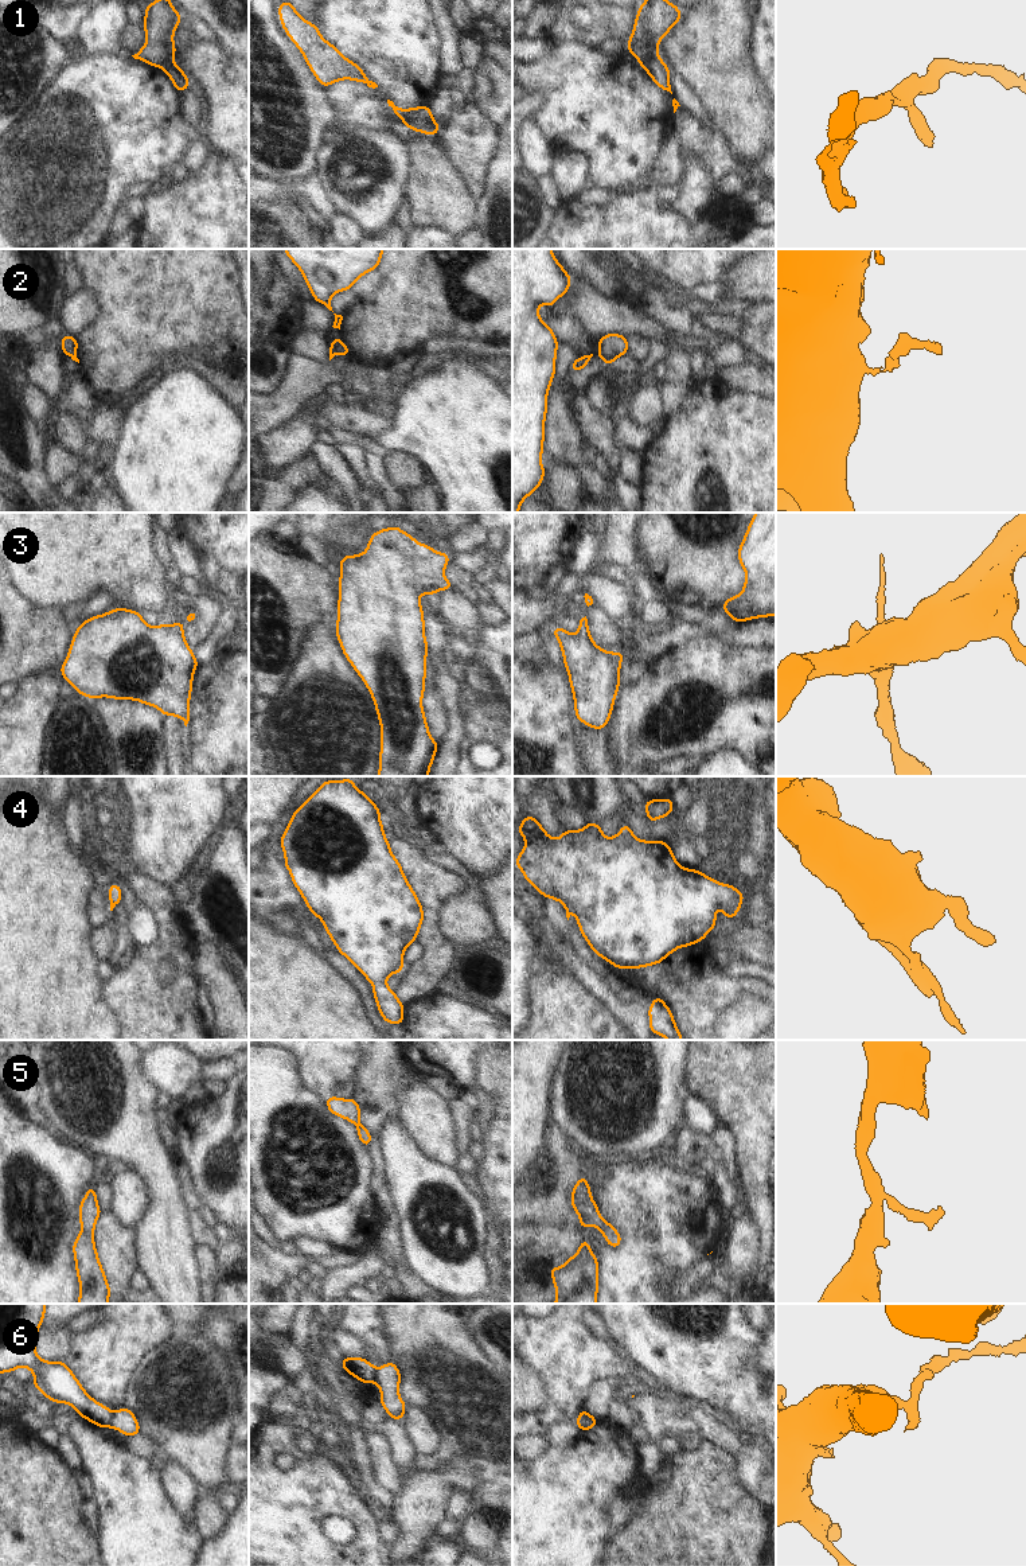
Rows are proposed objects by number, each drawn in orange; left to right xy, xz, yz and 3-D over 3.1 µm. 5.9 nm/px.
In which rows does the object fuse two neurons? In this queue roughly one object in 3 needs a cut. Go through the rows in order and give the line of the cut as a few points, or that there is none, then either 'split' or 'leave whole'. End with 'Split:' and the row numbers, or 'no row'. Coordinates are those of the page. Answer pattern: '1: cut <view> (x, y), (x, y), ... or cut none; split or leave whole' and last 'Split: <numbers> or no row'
1: cut yz (656, 53), (643, 66); split
2: cut yz (600, 355), (613, 359); split
3: cut none; leave whole
4: cut none; leave whole
5: cut none; leave whole
6: cut xz (377, 1368), (373, 1381); split
Split: 1, 2, 6

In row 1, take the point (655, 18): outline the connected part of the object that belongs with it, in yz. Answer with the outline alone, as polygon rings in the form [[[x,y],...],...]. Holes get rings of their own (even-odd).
[[[645,0],[639,7],[627,52],[633,54],[639,66],[644,67],[647,61],[658,54],[659,42],[682,16],[679,8],[667,0]]]

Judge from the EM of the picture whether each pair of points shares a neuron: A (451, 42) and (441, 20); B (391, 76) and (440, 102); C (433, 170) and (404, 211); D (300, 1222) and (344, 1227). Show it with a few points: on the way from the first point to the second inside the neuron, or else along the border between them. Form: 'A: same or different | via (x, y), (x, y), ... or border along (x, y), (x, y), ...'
A: same | via (451, 36), (445, 26)
B: different | border along (435, 97), (428, 104)
C: different | border along (406, 199), (414, 229)
D: same | via (311, 1222), (334, 1222)

